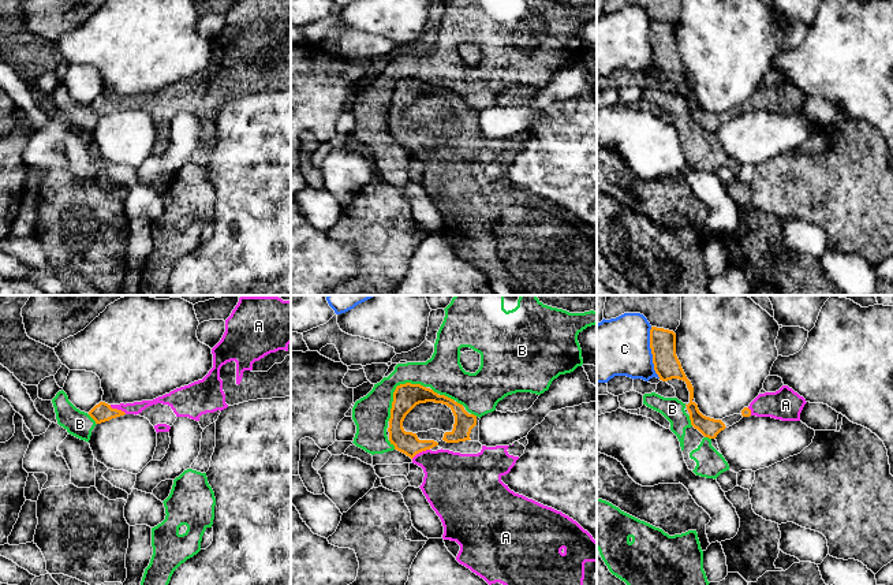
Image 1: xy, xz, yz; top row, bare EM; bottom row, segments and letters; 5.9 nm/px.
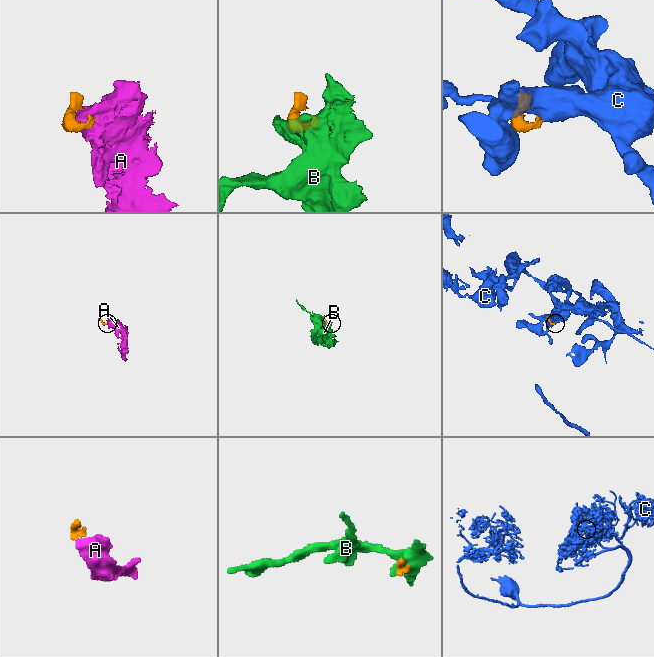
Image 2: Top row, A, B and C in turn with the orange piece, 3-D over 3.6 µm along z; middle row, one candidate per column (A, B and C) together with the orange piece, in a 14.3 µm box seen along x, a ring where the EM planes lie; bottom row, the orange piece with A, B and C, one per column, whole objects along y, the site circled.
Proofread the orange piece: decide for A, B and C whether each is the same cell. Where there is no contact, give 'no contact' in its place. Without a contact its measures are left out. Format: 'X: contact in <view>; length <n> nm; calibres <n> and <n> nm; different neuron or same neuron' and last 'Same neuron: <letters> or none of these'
A: contact in xz; length 130 nm; calibres 130 and 320 nm; same neuron
B: contact in xz; length 300 nm; calibres 160 and 220 nm; different neuron
C: contact in yz; length 300 nm; calibres 160 and 340 nm; different neuron
Same neuron: A

